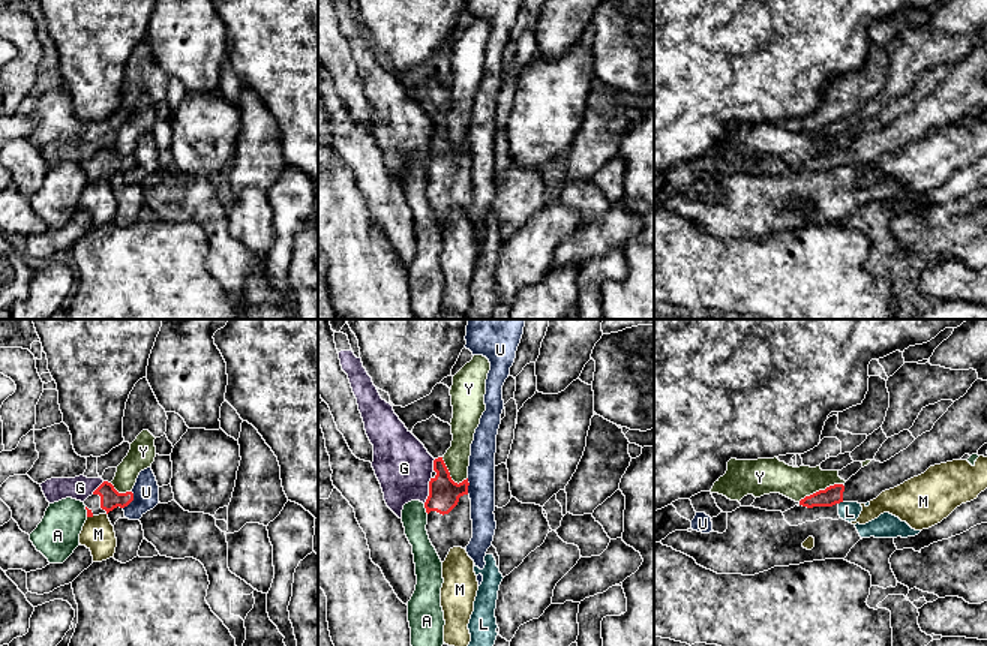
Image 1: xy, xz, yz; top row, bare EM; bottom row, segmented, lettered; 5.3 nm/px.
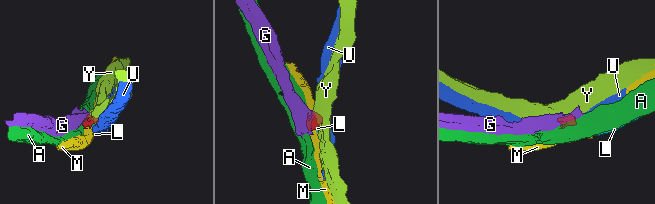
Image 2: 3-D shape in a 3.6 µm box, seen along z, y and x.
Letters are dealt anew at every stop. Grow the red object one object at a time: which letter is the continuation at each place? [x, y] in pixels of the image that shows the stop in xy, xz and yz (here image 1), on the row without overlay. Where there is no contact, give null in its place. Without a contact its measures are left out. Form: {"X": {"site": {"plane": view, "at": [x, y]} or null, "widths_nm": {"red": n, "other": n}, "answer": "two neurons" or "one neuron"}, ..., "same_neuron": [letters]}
{"A": {"site": {"plane": "xz", "at": [425, 171]}, "widths_nm": {"red": 170, "other": 140}, "answer": "two neurons"}, "G": {"site": {"plane": "xz", "at": [429, 155]}, "widths_nm": {"red": 170, "other": 300}, "answer": "two neurons"}, "L": {"site": {"plane": "yz", "at": [840, 165]}, "widths_nm": {"red": 100, "other": 110}, "answer": "two neurons"}, "M": {"site": {"plane": "xy", "at": [90, 180]}, "widths_nm": {"red": 30, "other": 180}, "answer": "two neurons"}, "U": {"site": {"plane": "xy", "at": [131, 165]}, "widths_nm": {"red": 110, "other": 140}, "answer": "two neurons"}, "Y": {"site": {"plane": "yz", "at": [819, 155]}, "widths_nm": {"red": 100, "other": 180}, "answer": "two neurons"}, "same_neuron": []}

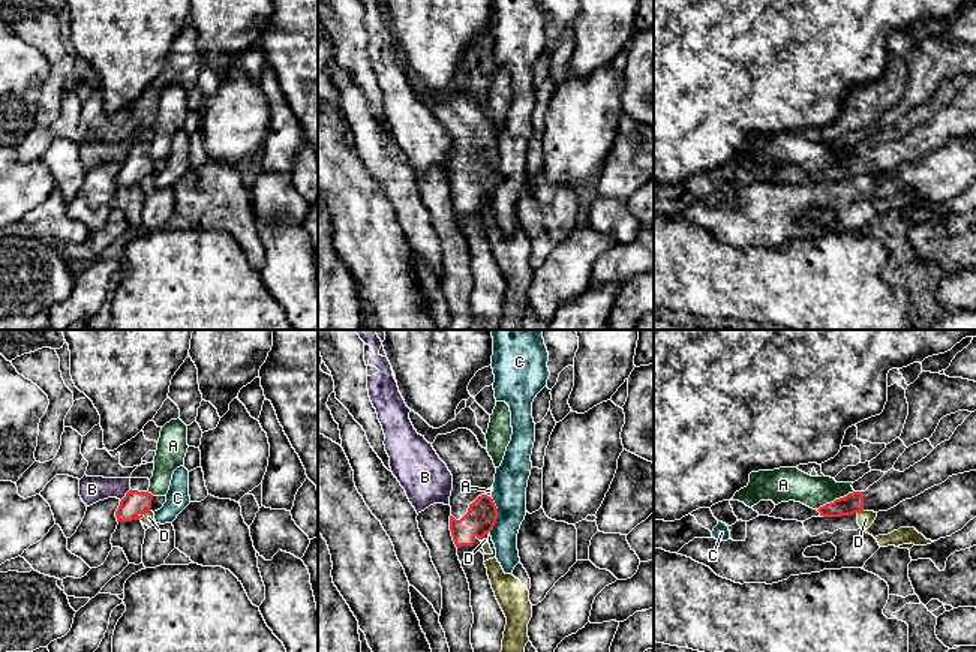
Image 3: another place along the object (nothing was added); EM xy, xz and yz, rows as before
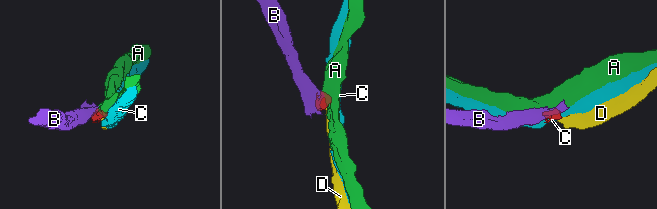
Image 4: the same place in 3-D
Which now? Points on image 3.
{"A": {"site": {"plane": "yz", "at": [835, 164]}, "widths_nm": {"red": 110, "other": 180}, "answer": "two neurons"}, "B": {"site": {"plane": "xy", "at": [126, 159]}, "widths_nm": {"red": 130, "other": 140}, "answer": "two neurons"}, "C": {"site": {"plane": "xz", "at": [496, 179]}, "widths_nm": {"red": 160, "other": 180}, "answer": "two neurons"}, "D": {"site": {"plane": "xz", "at": [483, 200]}, "widths_nm": {"red": 160, "other": 50}, "answer": "two neurons"}, "same_neuron": []}

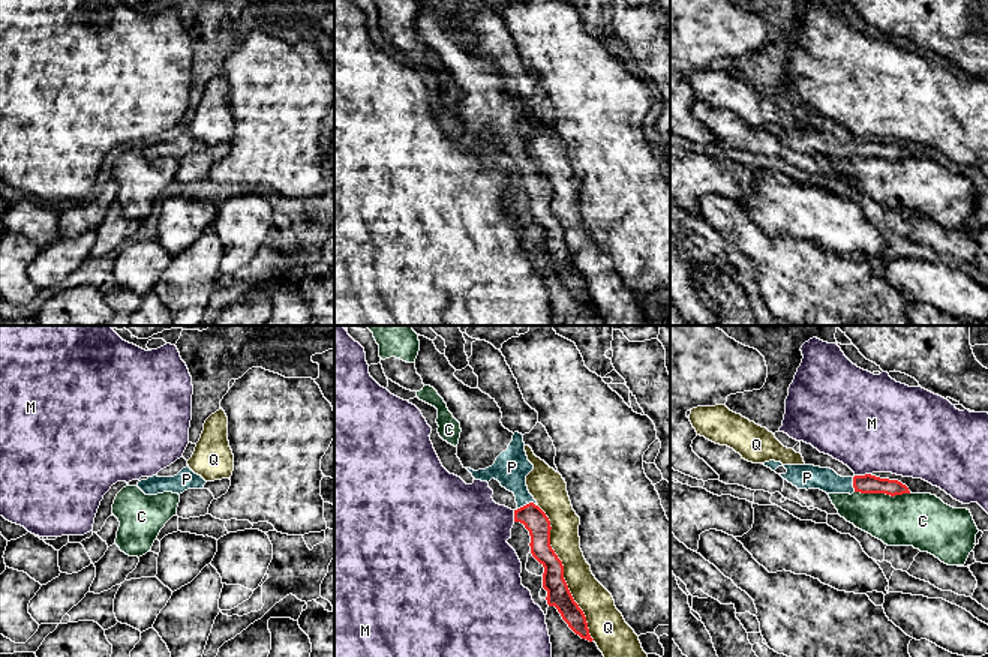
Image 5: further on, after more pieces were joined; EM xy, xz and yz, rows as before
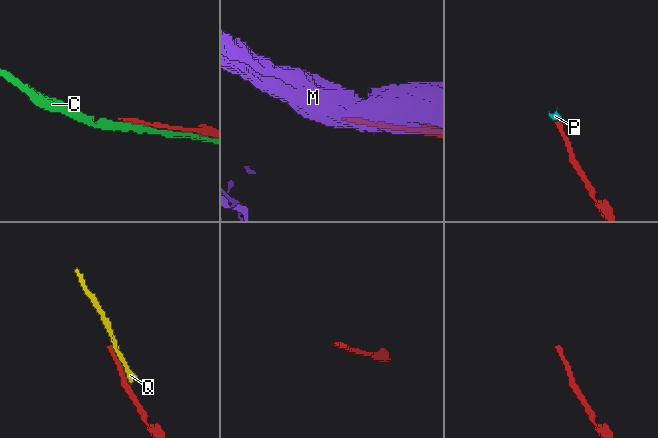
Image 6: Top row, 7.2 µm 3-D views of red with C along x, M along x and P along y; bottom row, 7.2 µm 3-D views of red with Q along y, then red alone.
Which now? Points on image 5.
{"C": {"site": {"plane": "yz", "at": [883, 156]}, "widths_nm": {"red": 100, "other": 280}, "answer": "two neurons"}, "M": {"site": {"plane": "yz", "at": [862, 140]}, "widths_nm": {"red": 100, "other": 440}, "answer": "two neurons"}, "P": {"site": {"plane": "xz", "at": [526, 168]}, "widths_nm": {"red": 130, "other": 190}, "answer": "one neuron"}, "Q": {"site": {"plane": "xz", "at": [562, 237]}, "widths_nm": {"red": 130, "other": 180}, "answer": "two neurons"}, "same_neuron": ["P"]}

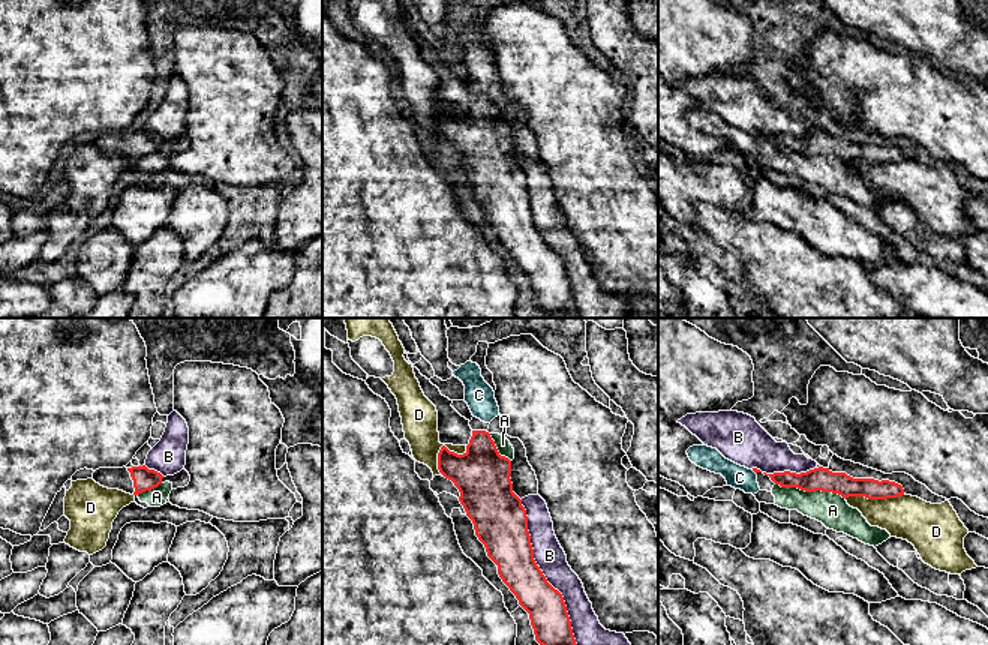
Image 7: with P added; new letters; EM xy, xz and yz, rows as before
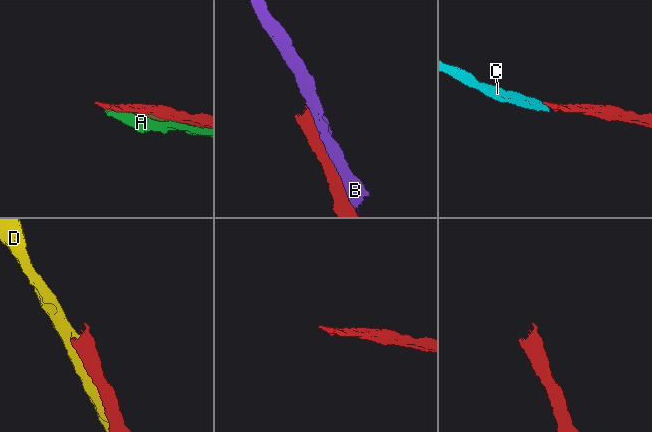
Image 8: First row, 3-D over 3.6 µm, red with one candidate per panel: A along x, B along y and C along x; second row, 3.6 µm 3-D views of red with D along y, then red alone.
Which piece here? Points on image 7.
{"A": {"site": {"plane": "yz", "at": [810, 155]}, "widths_nm": {"red": 130, "other": 180}, "answer": "two neurons"}, "B": {"site": {"plane": "xz", "at": [544, 240]}, "widths_nm": {"red": 240, "other": 160}, "answer": "two neurons"}, "C": {"site": {"plane": "yz", "at": [754, 135]}, "widths_nm": {"red": 20, "other": 130}, "answer": "two neurons"}, "D": {"site": {"plane": "xz", "at": [441, 111]}, "widths_nm": {"red": 280, "other": 190}, "answer": "two neurons"}, "same_neuron": []}

